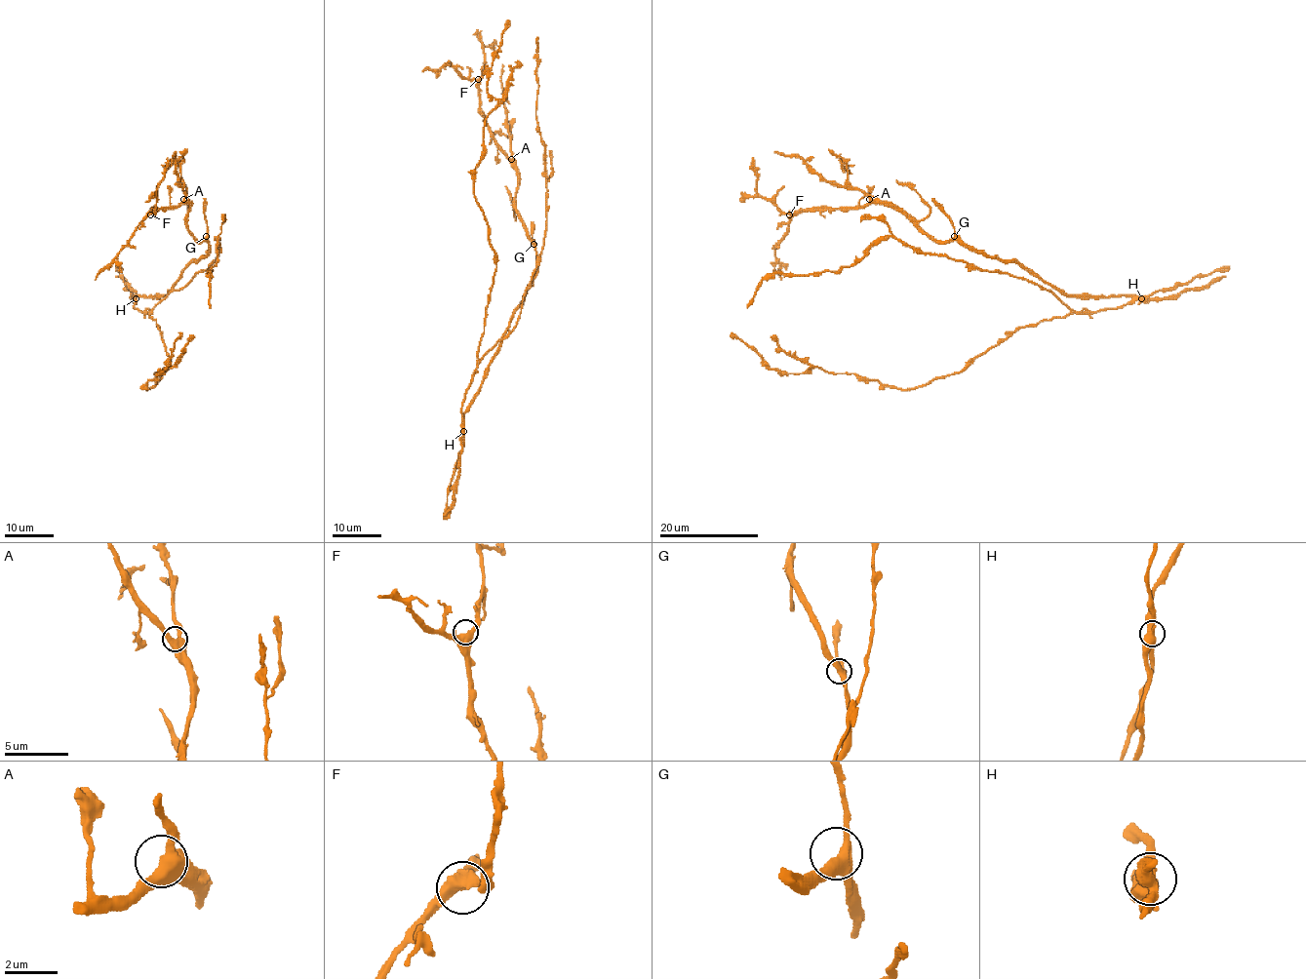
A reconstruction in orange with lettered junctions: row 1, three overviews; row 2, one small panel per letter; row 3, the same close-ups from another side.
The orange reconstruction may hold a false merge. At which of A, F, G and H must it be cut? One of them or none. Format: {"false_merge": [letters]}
{"false_merge": ["H"]}

